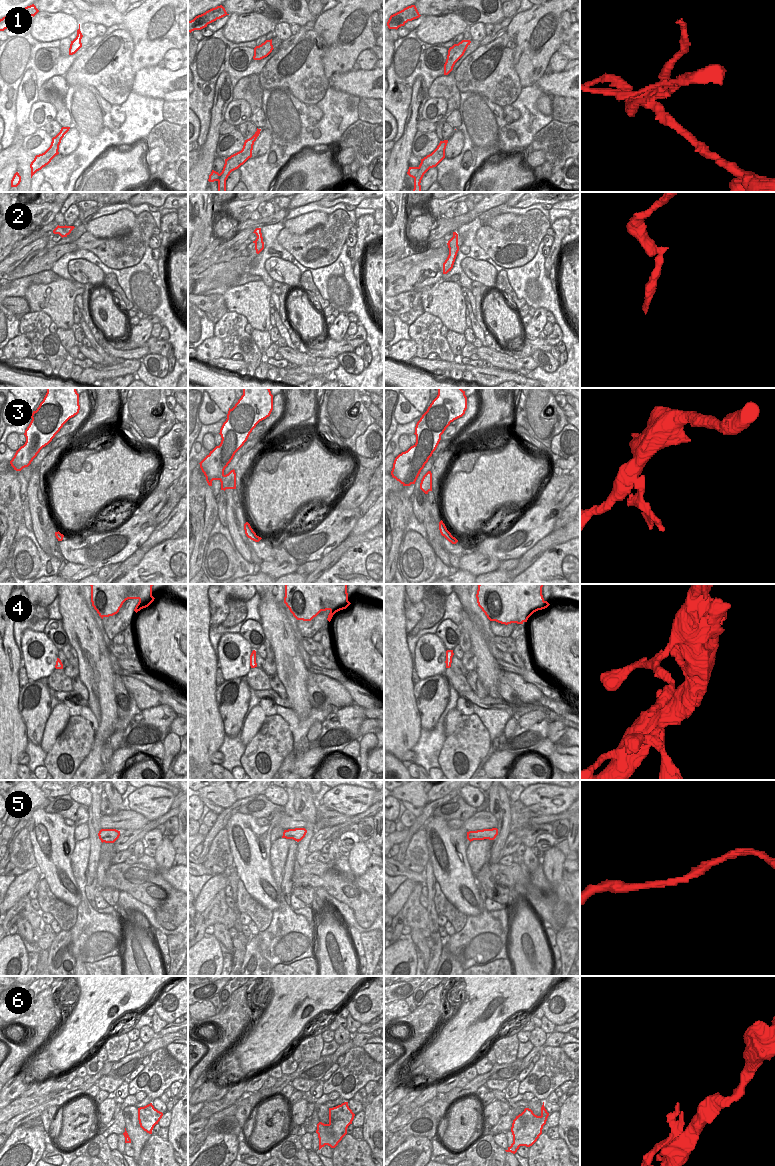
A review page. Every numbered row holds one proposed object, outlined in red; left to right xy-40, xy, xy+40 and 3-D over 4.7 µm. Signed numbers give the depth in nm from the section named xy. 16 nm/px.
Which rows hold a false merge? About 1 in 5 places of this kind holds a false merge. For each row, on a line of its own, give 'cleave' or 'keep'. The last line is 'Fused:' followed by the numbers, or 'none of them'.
1: cleave
2: keep
3: keep
4: keep
5: keep
6: keep
Fused: 1

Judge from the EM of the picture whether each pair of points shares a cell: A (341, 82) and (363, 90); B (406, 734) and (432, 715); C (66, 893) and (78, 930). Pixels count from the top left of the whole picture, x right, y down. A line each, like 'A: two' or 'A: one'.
A: one
B: two
C: two

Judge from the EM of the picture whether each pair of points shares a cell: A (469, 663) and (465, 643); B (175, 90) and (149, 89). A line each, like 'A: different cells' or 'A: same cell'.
A: same cell
B: same cell

